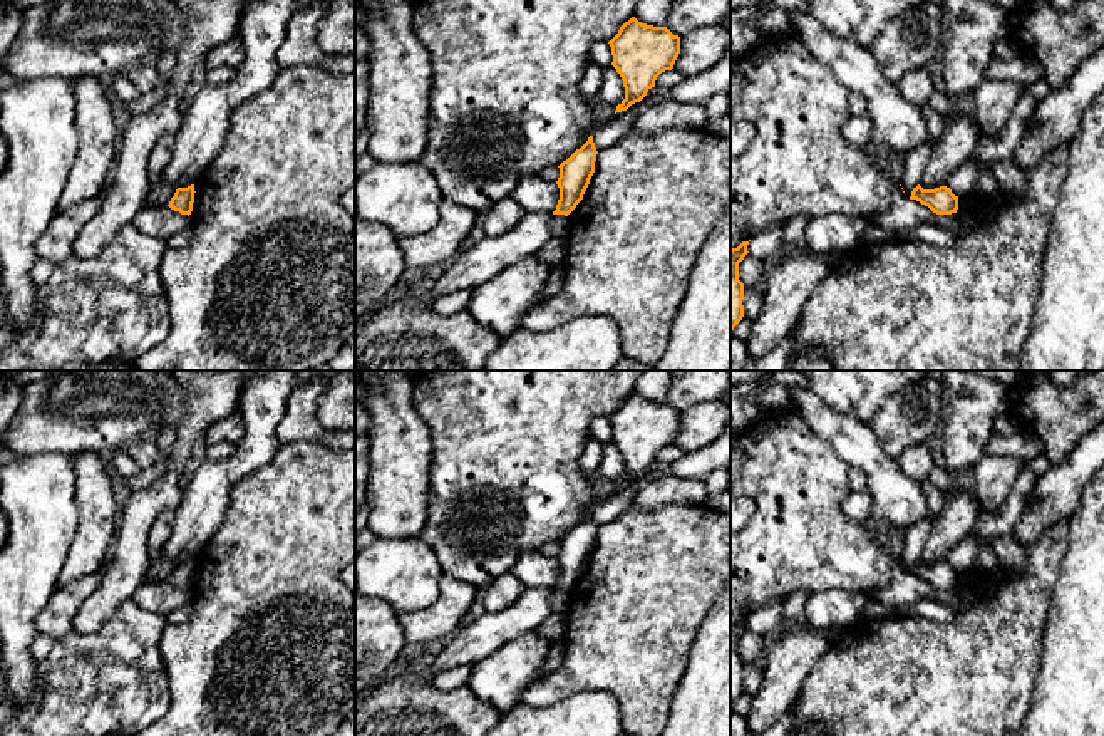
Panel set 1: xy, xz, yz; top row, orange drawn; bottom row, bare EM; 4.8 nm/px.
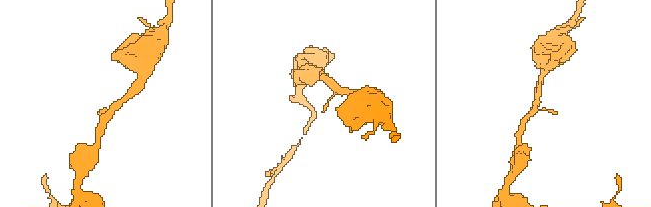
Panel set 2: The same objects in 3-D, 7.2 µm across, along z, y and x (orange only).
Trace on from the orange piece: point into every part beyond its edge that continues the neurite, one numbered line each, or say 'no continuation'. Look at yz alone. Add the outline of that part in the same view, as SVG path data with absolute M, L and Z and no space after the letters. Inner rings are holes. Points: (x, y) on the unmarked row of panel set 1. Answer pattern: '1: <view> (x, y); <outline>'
no continuation

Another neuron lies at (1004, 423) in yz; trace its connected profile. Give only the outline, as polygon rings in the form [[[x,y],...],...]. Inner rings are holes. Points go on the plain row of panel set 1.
[[[1005,411],[993,417],[992,421],[992,433],[993,434],[1012,434],[1020,431],[1020,424]]]

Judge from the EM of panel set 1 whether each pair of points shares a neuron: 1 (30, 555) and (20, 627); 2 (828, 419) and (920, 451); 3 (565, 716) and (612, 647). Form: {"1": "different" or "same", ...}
{"1": "same", "2": "different", "3": "different"}

